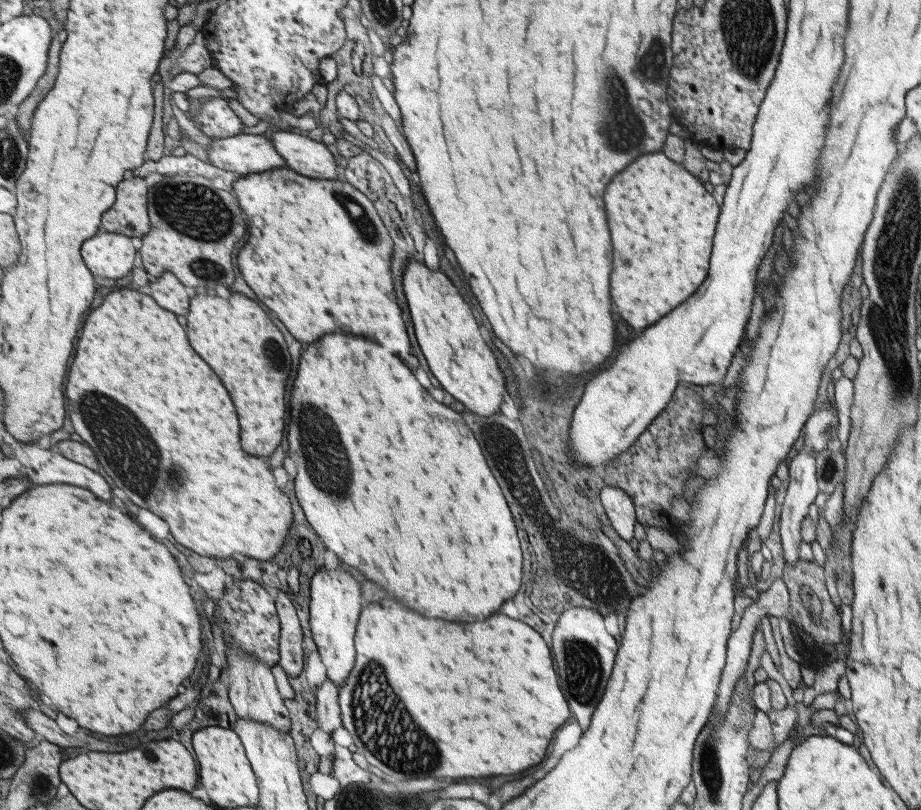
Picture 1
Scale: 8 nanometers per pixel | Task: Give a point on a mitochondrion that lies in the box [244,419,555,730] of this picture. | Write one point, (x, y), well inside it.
(525, 479)

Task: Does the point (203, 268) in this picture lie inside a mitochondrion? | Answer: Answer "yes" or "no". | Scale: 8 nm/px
yes

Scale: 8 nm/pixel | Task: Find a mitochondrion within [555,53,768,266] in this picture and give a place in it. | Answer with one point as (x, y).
(623, 131)

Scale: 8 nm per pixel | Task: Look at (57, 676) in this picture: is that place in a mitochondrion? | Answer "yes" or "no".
no

